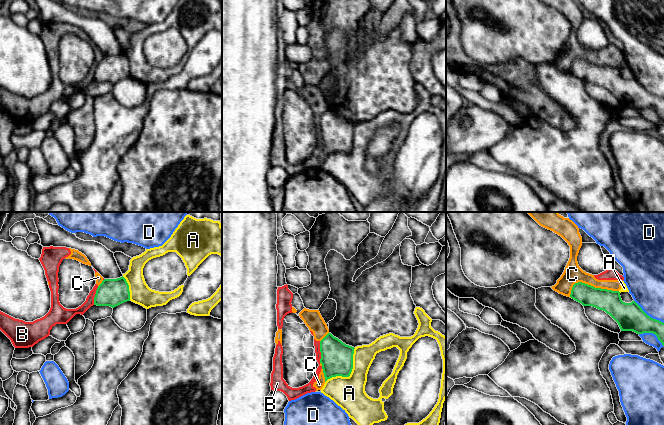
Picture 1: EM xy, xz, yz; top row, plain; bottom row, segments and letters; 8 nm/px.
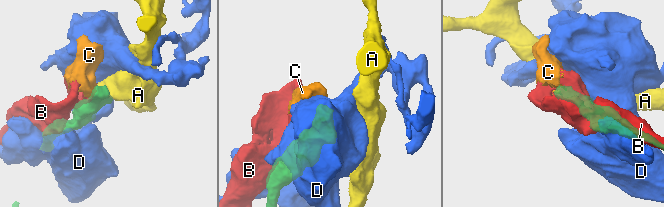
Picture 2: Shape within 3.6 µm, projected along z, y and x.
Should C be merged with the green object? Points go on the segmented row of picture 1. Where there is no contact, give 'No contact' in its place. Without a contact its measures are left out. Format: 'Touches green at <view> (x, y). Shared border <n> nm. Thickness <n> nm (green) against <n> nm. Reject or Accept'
Touches green at yz (590, 285). Shared border 400 nm. Thickness 180 nm (green) against 150 nm. Reject

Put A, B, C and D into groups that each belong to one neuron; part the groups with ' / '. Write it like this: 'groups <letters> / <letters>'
groups A / B C / D

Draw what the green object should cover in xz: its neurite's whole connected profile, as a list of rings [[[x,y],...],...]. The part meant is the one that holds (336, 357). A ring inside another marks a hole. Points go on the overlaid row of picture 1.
[[[328,333],[320,341],[320,363],[322,364],[325,382],[336,376],[350,376],[353,369],[354,349],[331,333]]]

